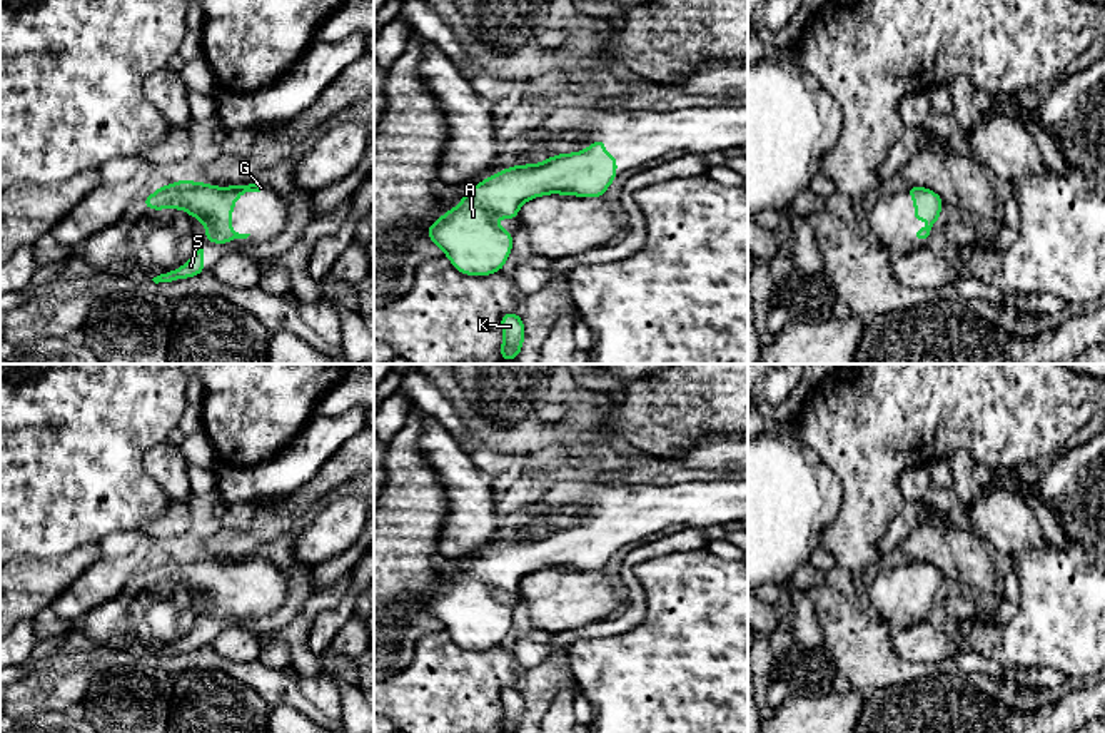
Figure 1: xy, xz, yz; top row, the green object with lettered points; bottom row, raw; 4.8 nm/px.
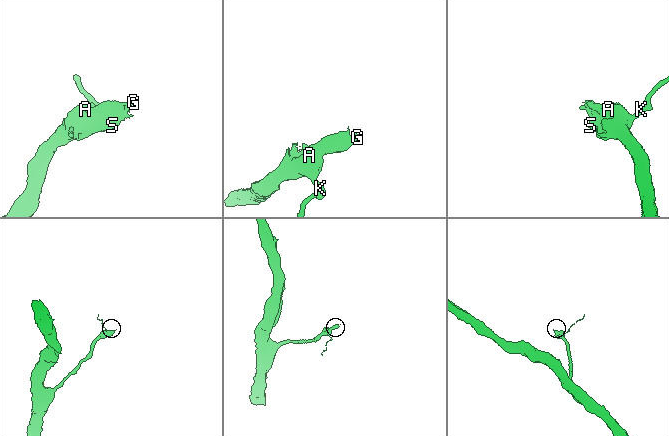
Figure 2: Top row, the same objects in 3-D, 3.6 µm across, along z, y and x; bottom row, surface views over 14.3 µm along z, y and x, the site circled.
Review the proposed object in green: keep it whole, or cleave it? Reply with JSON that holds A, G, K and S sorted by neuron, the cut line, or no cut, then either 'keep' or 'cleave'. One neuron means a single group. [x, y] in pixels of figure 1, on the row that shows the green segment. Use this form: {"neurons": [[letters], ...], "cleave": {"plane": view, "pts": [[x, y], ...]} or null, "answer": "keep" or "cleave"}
{"neurons": [["A", "G", "K", "S"]], "cleave": null, "answer": "keep"}

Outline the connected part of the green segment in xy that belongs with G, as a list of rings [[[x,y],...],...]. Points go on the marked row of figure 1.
[[[180,179],[175,184],[157,189],[142,200],[145,209],[182,209],[199,219],[205,227],[205,240],[229,244],[234,239],[247,239],[250,234],[239,234],[230,229],[230,217],[235,200],[244,192],[264,194],[267,185],[250,182],[247,185],[217,187],[204,182]]]

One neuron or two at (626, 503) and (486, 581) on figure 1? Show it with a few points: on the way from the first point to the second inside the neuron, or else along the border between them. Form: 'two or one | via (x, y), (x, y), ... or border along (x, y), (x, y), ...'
one | via (591, 538), (581, 548), (558, 548), (521, 556)

